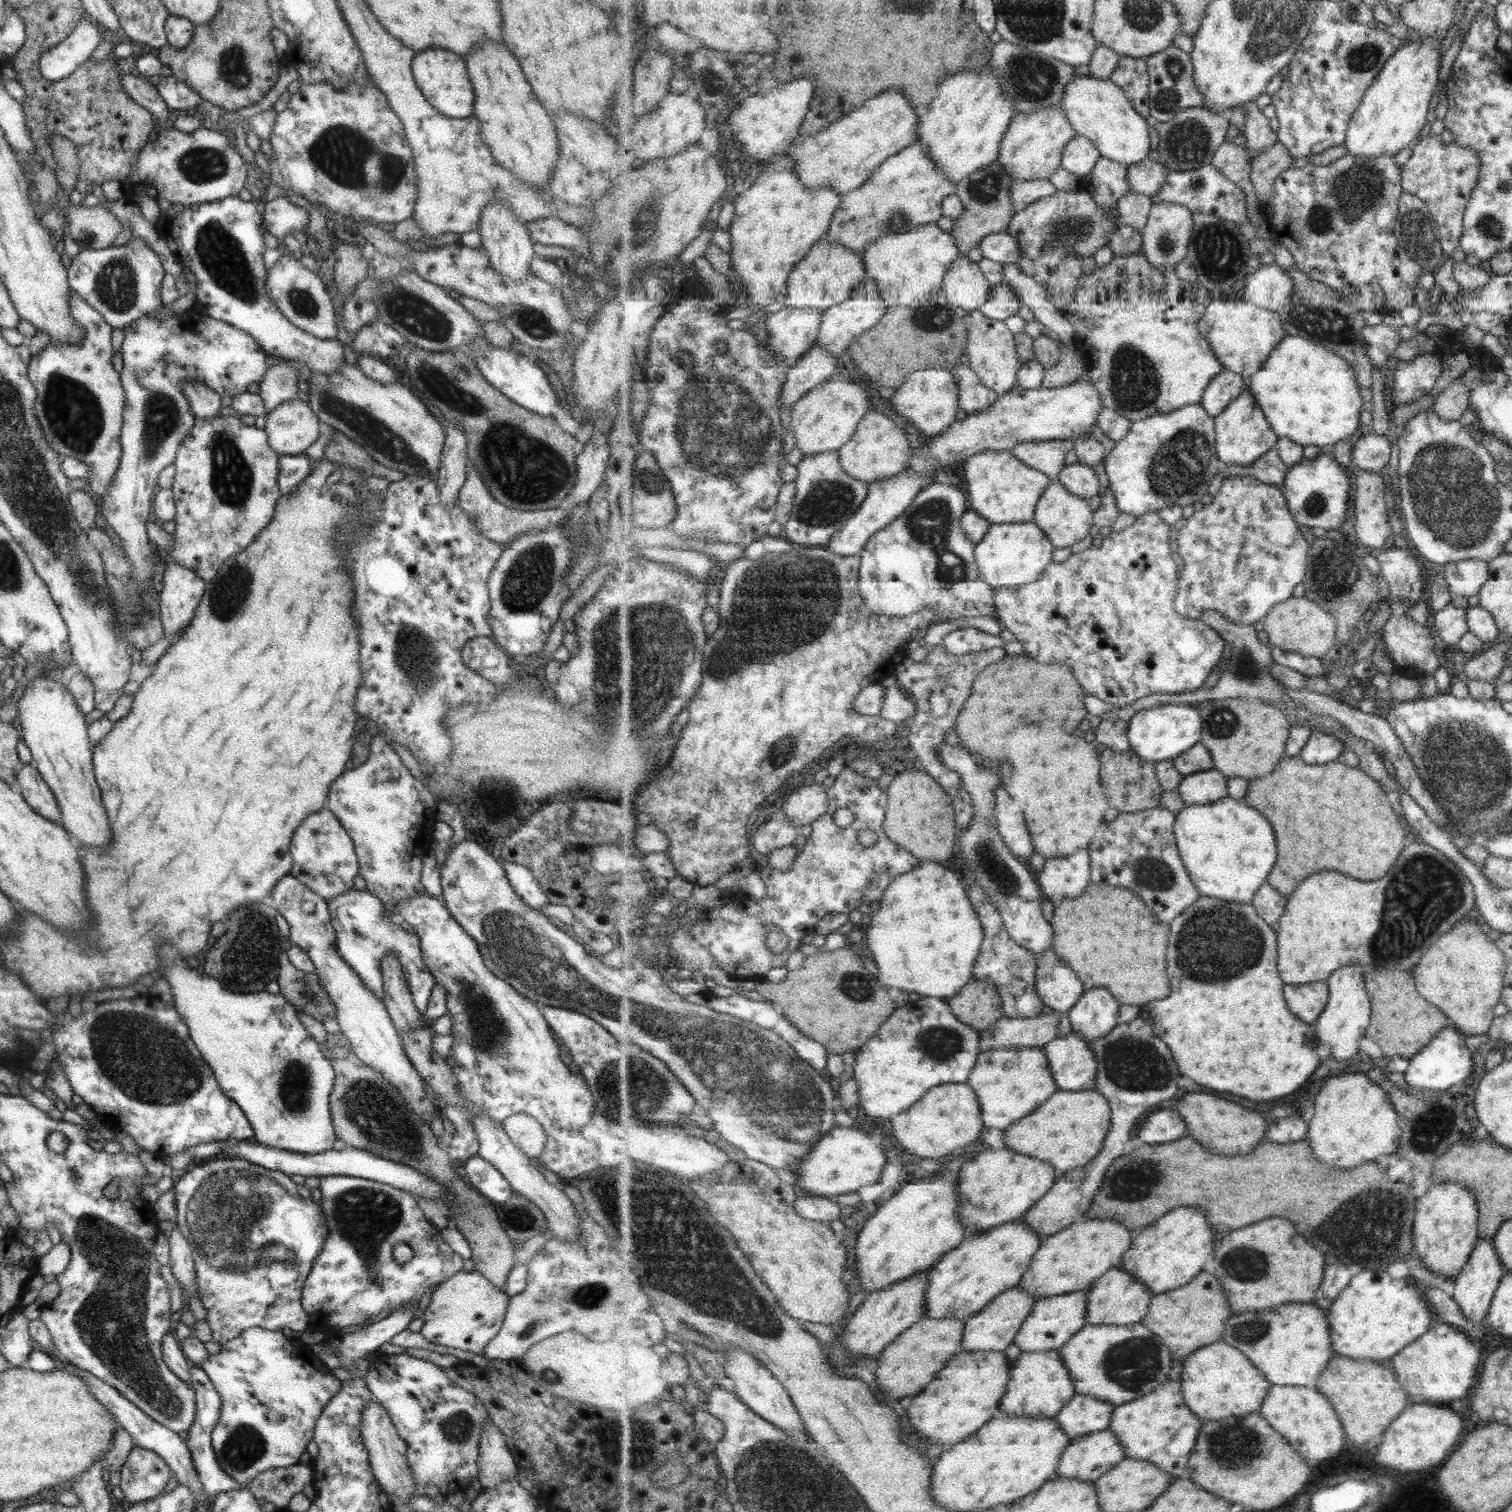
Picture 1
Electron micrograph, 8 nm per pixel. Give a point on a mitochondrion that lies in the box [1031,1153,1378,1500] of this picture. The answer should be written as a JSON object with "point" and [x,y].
{"point":[1132,1363]}

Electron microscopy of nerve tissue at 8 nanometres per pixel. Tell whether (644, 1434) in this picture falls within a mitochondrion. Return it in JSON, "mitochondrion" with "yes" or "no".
{"mitochondrion":"no"}

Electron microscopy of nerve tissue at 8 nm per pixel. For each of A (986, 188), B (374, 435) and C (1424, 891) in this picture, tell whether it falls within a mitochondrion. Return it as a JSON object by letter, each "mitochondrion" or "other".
{"A":"mitochondrion","B":"mitochondrion","C":"mitochondrion"}

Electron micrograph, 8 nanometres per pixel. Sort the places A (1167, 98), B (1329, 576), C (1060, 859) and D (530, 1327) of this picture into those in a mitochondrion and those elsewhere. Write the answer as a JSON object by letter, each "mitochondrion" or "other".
{"A":"mitochondrion","B":"mitochondrion","C":"other","D":"mitochondrion"}

